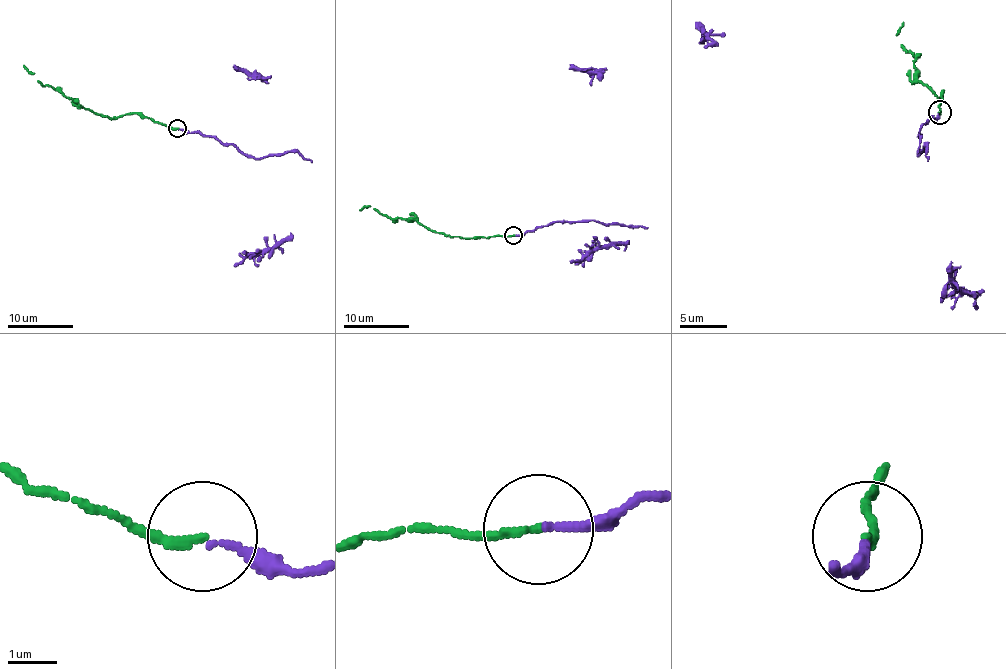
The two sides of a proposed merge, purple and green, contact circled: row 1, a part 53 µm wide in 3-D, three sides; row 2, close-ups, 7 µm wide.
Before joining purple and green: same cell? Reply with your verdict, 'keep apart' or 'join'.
join

